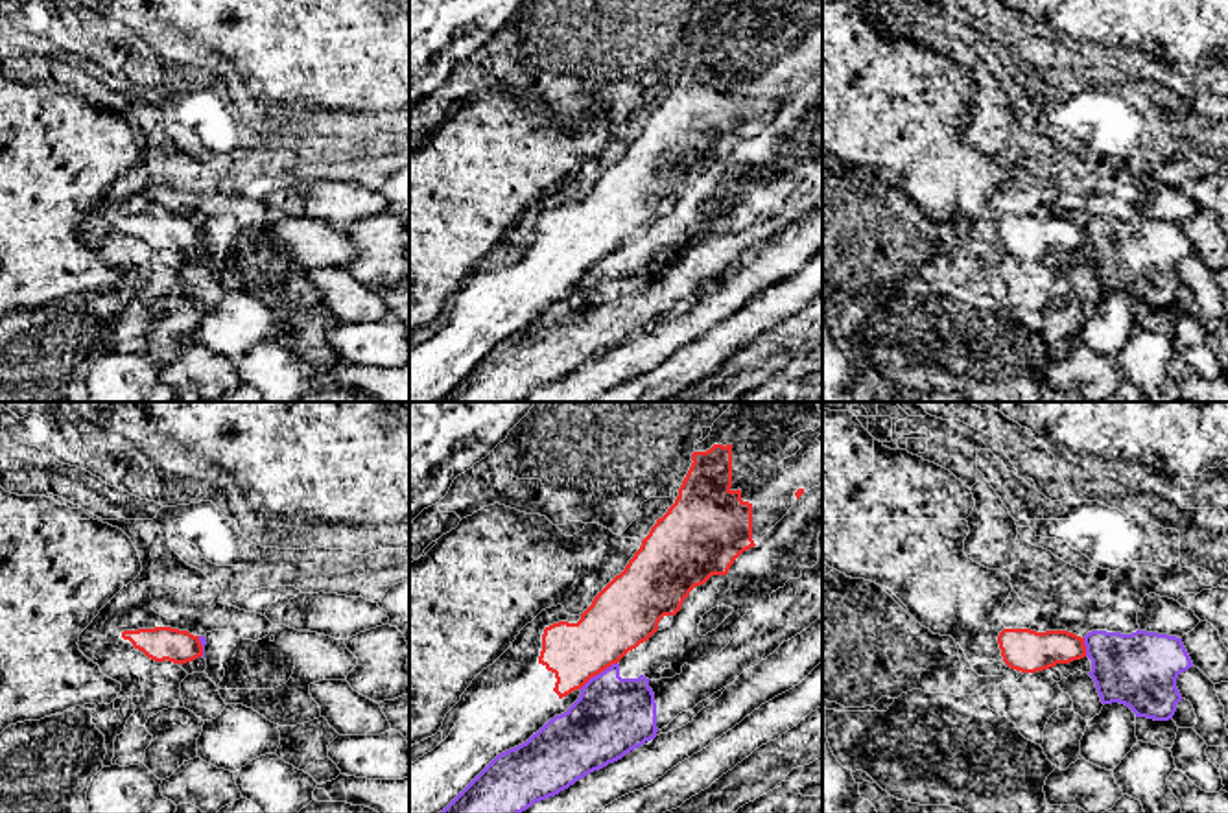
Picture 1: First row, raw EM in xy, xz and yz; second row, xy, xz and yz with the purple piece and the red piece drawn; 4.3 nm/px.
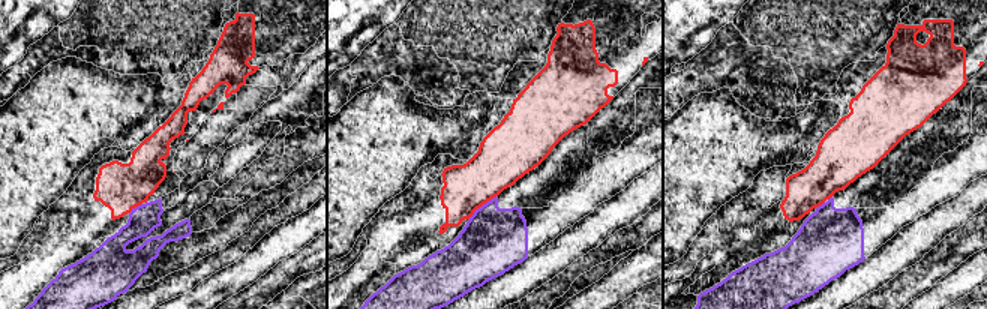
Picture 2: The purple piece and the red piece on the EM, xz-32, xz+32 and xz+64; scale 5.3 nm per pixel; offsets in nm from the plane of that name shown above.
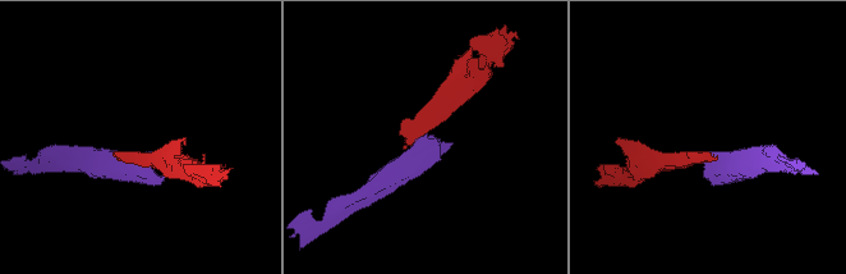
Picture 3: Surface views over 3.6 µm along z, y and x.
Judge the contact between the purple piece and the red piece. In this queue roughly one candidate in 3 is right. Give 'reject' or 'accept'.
reject

